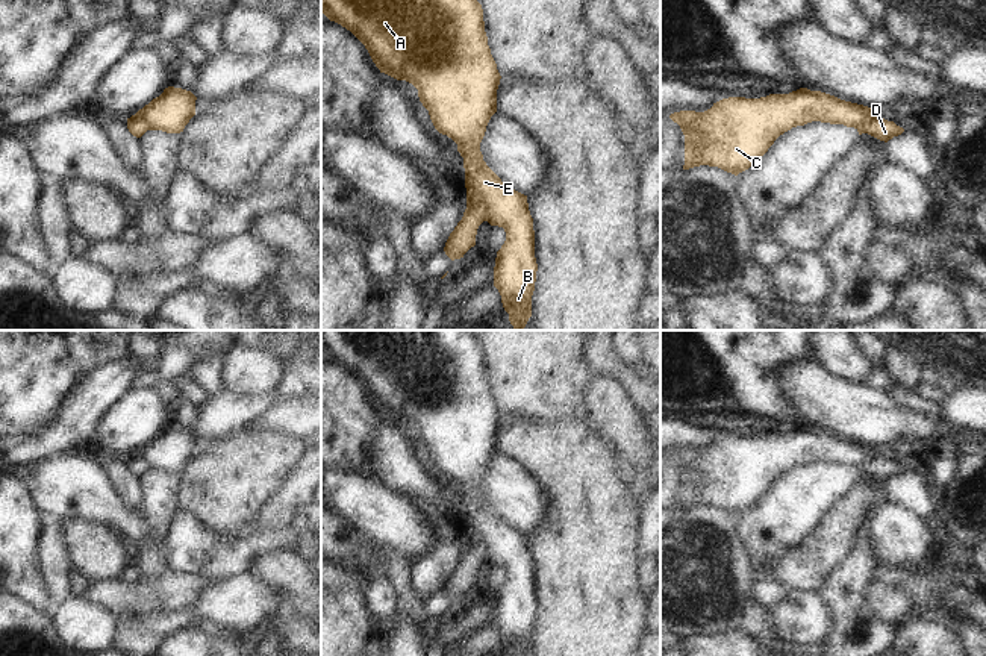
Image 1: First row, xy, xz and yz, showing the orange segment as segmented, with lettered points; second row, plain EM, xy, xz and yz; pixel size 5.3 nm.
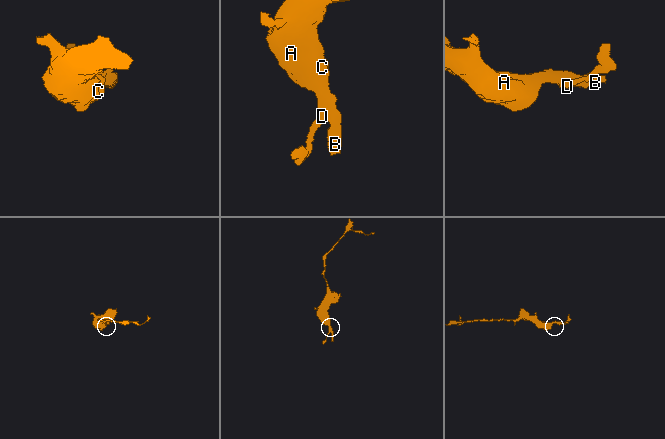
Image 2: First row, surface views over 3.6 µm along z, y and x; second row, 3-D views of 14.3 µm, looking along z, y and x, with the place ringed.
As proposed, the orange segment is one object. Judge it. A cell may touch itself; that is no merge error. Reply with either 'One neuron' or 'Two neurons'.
Two neurons

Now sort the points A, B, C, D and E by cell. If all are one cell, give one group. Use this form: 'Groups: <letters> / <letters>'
Groups: A B C E / D

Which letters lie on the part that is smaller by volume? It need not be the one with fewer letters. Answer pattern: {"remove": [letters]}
{"remove": ["D"]}

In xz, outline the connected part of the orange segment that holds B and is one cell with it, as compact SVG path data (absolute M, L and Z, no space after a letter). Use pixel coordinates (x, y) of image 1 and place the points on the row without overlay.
M321 330L321 351L365 385L380 412L412 423L435 468L457 483L457 491L463 497L466 536L479 536L486 547L488 562L506 571L494 606L494 626L501 635L503 647L509 656L532 656L538 603L527 535L509 527L486 504L480 491L486 465L497 451L497 429L501 418L488 385L482 344L471 330Z

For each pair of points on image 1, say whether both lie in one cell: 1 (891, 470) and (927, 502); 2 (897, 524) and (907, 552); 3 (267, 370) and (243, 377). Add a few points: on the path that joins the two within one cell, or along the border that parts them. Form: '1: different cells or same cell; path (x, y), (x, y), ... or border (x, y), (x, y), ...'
1: different cells; border (903, 470), (886, 482)
2: same cell; path (897, 531), (906, 546)
3: same cell; path (261, 371), (249, 373)

